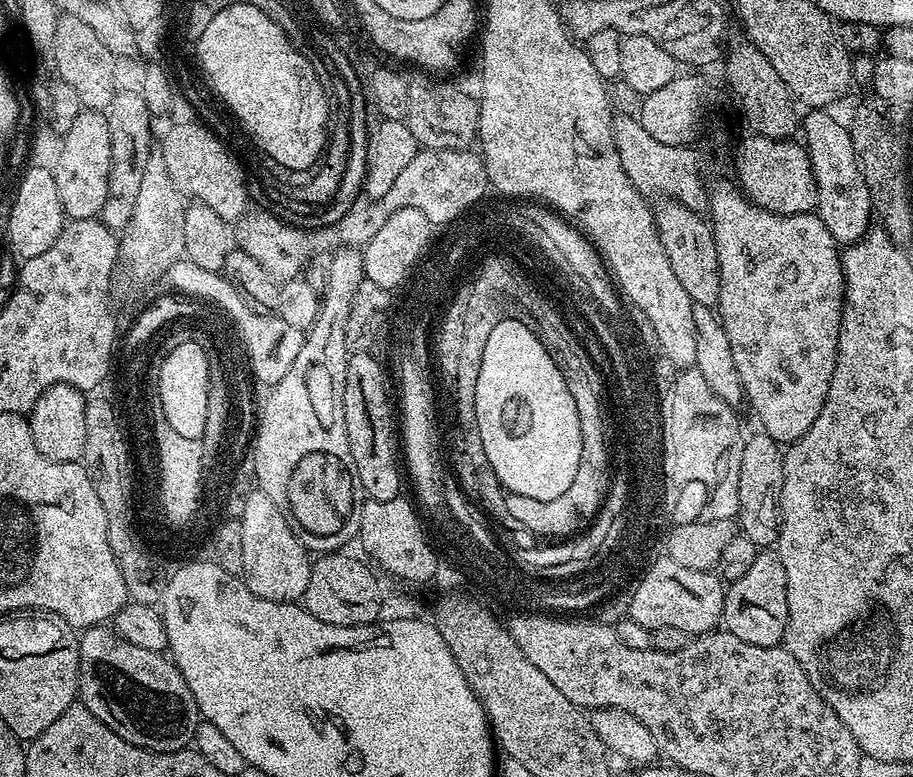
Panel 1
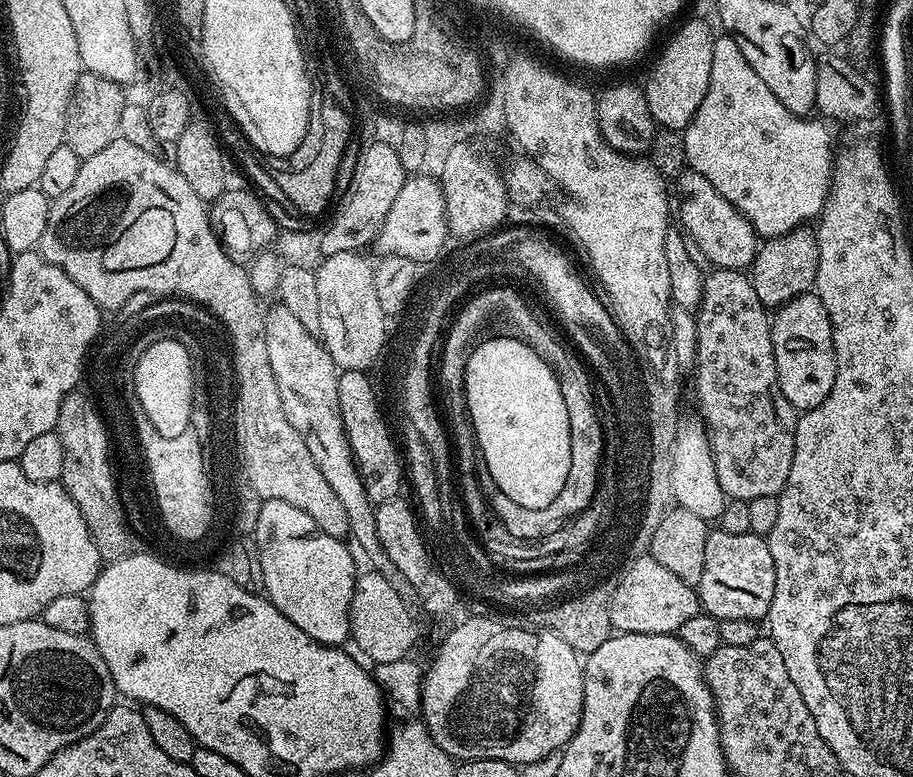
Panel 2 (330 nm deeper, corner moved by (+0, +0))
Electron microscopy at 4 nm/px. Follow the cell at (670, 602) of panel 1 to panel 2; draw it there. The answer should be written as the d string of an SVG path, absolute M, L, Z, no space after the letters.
M645 561L631 567L620 576L609 602L610 622L617 633L672 634L680 629L682 622L694 618L702 611L700 597L693 585L682 582L673 573L664 572L660 565Z

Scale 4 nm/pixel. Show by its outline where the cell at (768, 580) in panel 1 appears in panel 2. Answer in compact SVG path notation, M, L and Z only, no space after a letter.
M719 530L709 531L706 538L706 570L698 585L700 606L717 620L746 618L763 621L774 598L774 558L770 558L767 539L746 534L726 534Z

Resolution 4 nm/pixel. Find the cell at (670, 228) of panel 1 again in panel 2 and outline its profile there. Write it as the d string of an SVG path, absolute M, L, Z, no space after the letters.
M713 267L705 275L702 302L696 312L696 363L694 371L696 373L692 376L692 392L696 395L697 406L700 407L701 417L699 416L699 419L708 429L708 441L712 447L714 470L718 474L718 482L722 486L725 497L728 500L747 501L754 498L766 498L767 496L779 497L780 491L786 486L786 478L790 478L790 462L794 462L794 434L796 433L798 409L790 402L786 402L786 394L782 394L782 386L778 382L778 370L774 362L770 312L762 302L758 302L758 294L754 294L752 277L747 271L738 268Z

